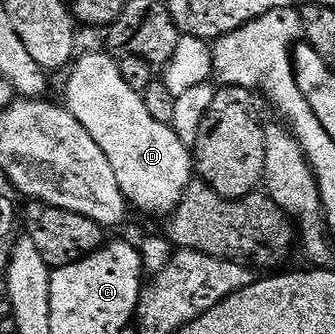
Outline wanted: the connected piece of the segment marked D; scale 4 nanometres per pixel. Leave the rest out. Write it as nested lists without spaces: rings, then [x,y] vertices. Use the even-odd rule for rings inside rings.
[[[103,53],[84,54],[81,58],[79,55],[75,59],[68,78],[66,109],[94,136],[94,144],[106,152],[125,199],[144,214],[167,216],[194,180],[193,151],[171,126],[154,120],[146,112],[142,95],[122,80],[119,61],[111,53]]]

